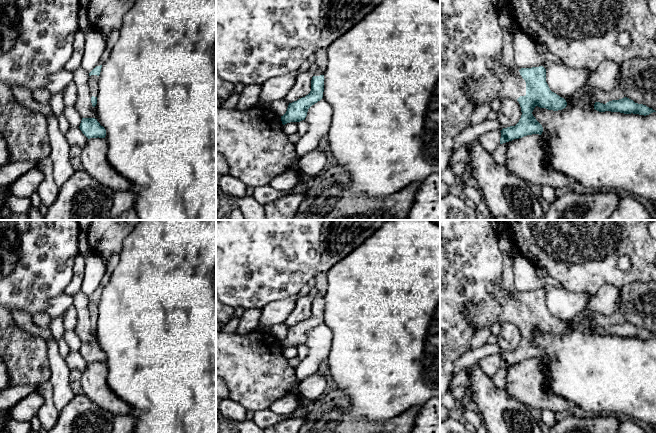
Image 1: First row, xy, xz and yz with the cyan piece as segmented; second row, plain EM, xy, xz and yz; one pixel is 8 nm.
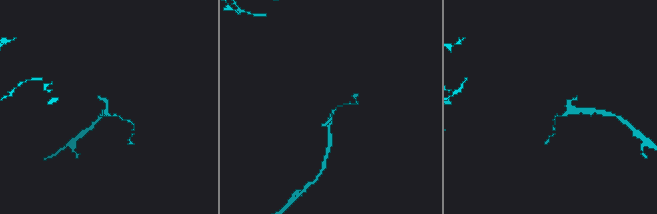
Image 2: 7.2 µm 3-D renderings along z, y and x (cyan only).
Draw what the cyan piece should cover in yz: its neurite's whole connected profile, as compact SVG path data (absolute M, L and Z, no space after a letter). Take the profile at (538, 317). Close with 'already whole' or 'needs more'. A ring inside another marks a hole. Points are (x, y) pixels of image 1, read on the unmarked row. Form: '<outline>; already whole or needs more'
M511 249L503 252L503 277L480 304L471 305L468 311L469 322L476 332L496 322L509 321L519 326L521 342L515 350L500 355L500 368L527 359L542 358L543 351L532 338L536 330L553 335L567 330L564 322L550 314L543 290L516 293L513 272L515 258Z; needs more

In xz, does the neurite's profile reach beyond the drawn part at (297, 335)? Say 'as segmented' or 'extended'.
extended

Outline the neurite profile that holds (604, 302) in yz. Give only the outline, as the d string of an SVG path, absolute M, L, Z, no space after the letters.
M603 285L587 303L584 312L595 316L610 316L615 311L619 300L619 290L611 285Z

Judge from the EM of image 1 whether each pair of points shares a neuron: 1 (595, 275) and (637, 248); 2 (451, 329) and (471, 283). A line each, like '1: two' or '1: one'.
1: one
2: one

